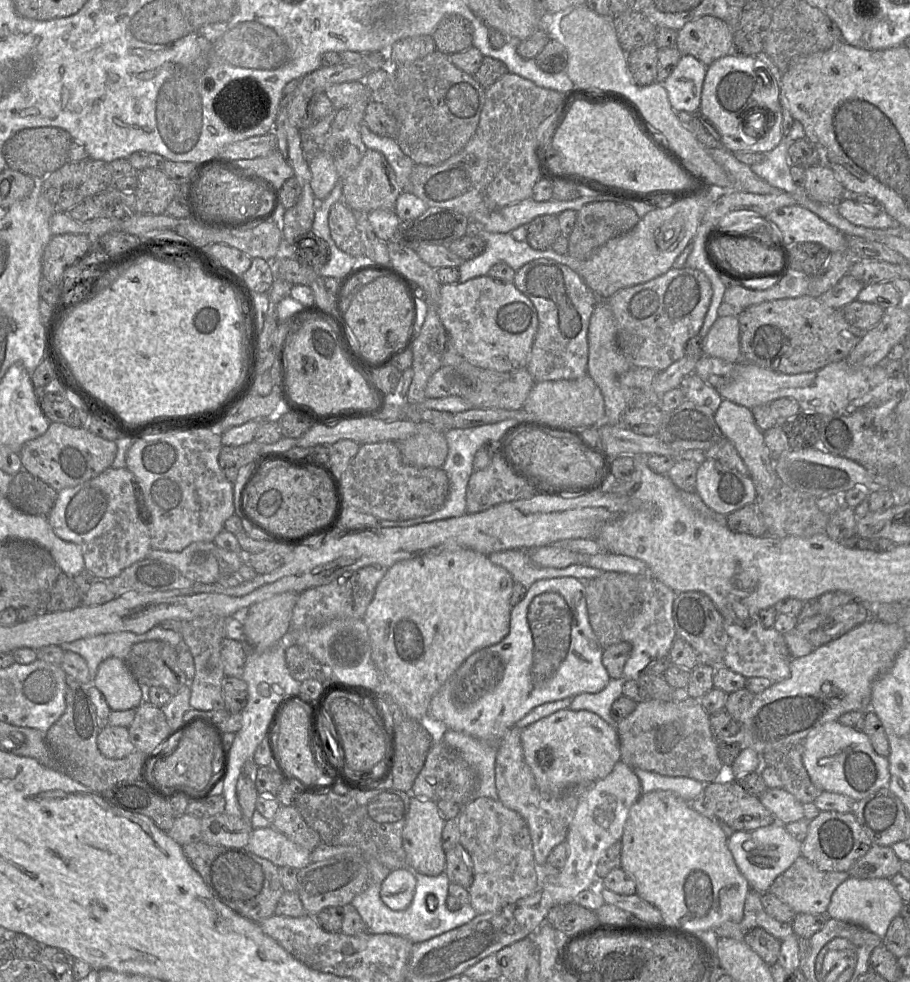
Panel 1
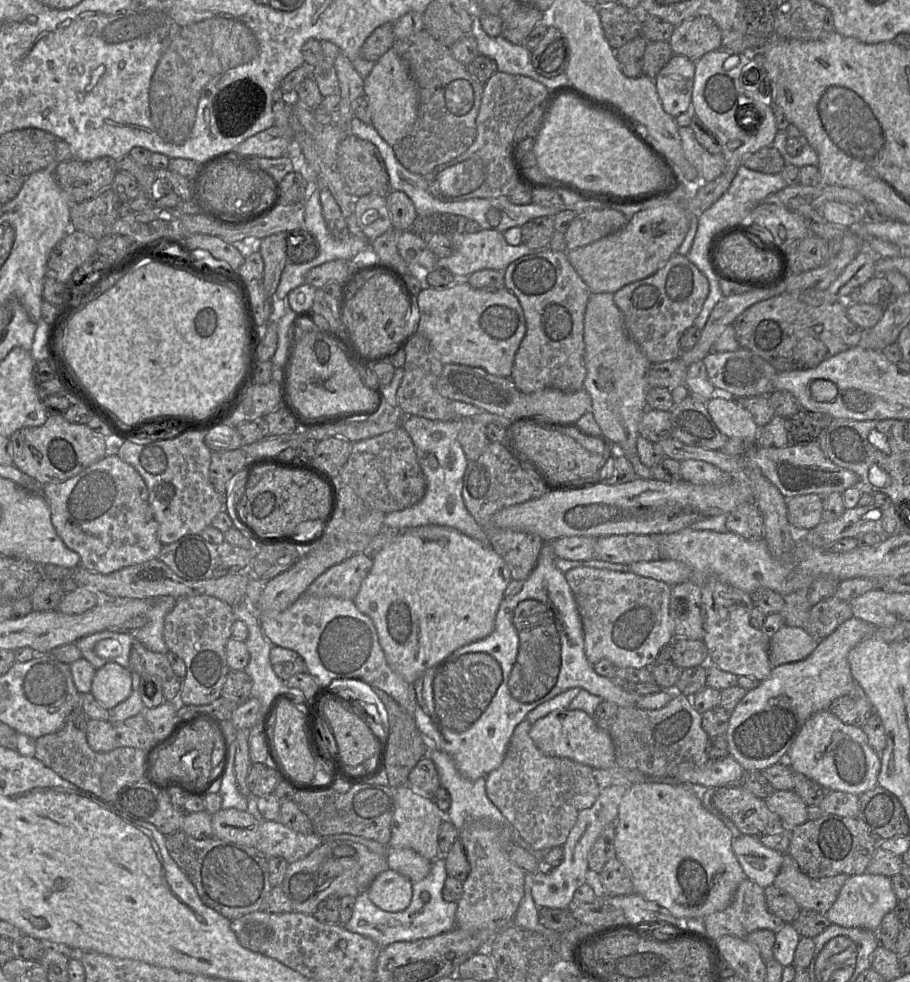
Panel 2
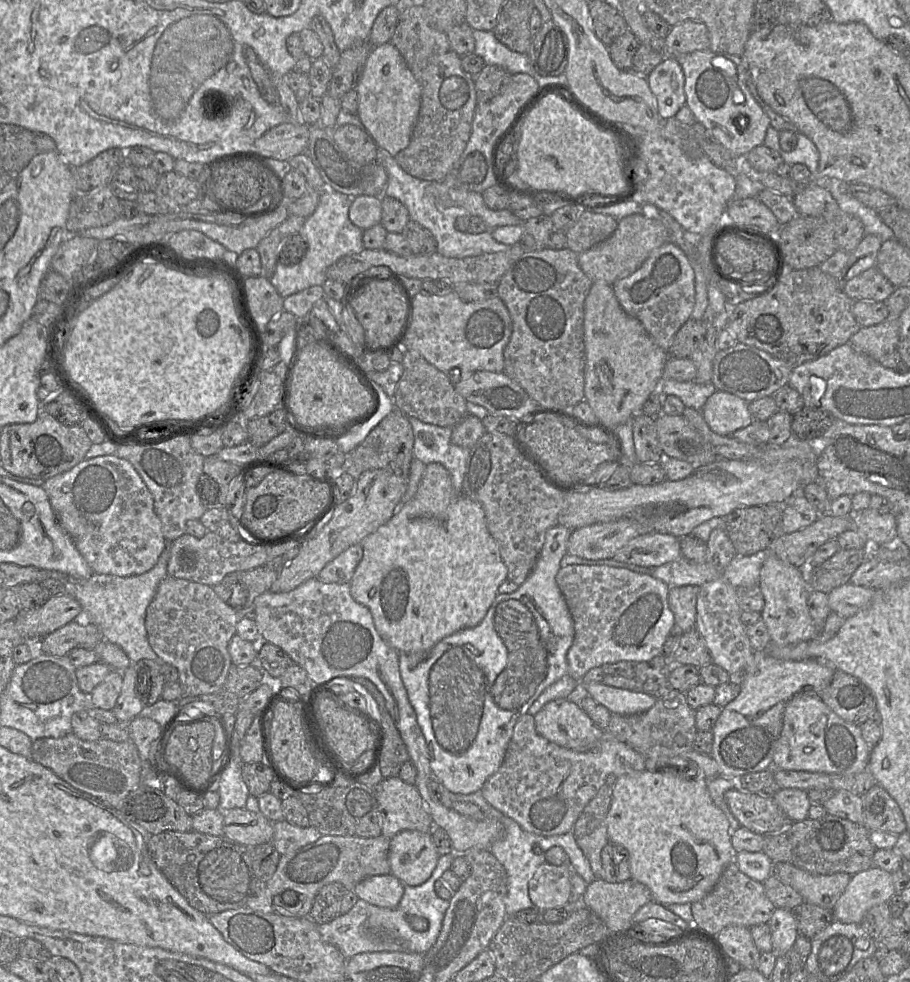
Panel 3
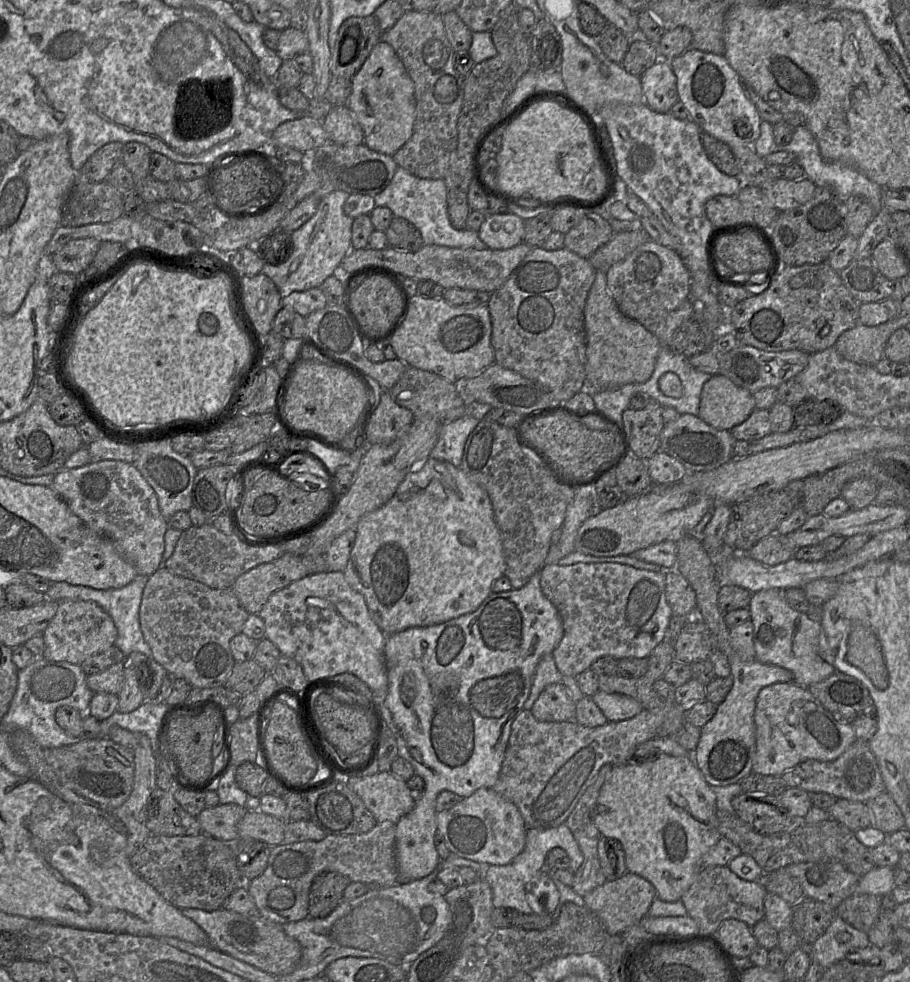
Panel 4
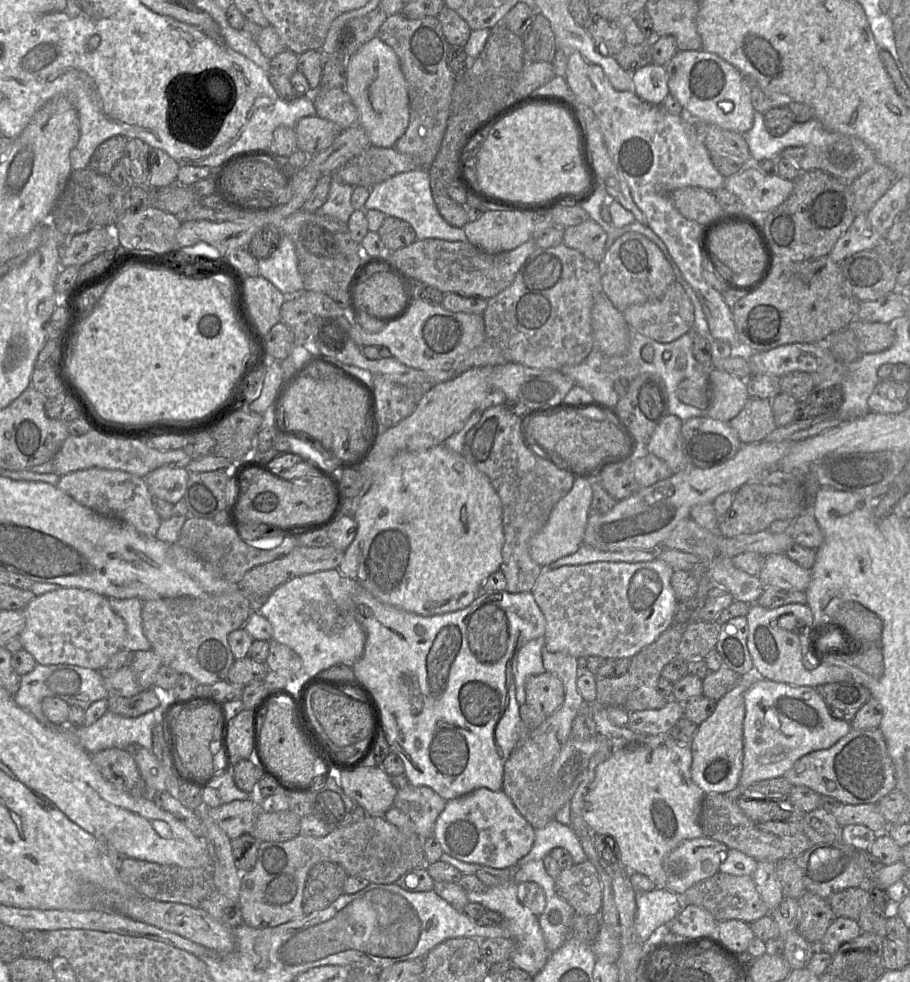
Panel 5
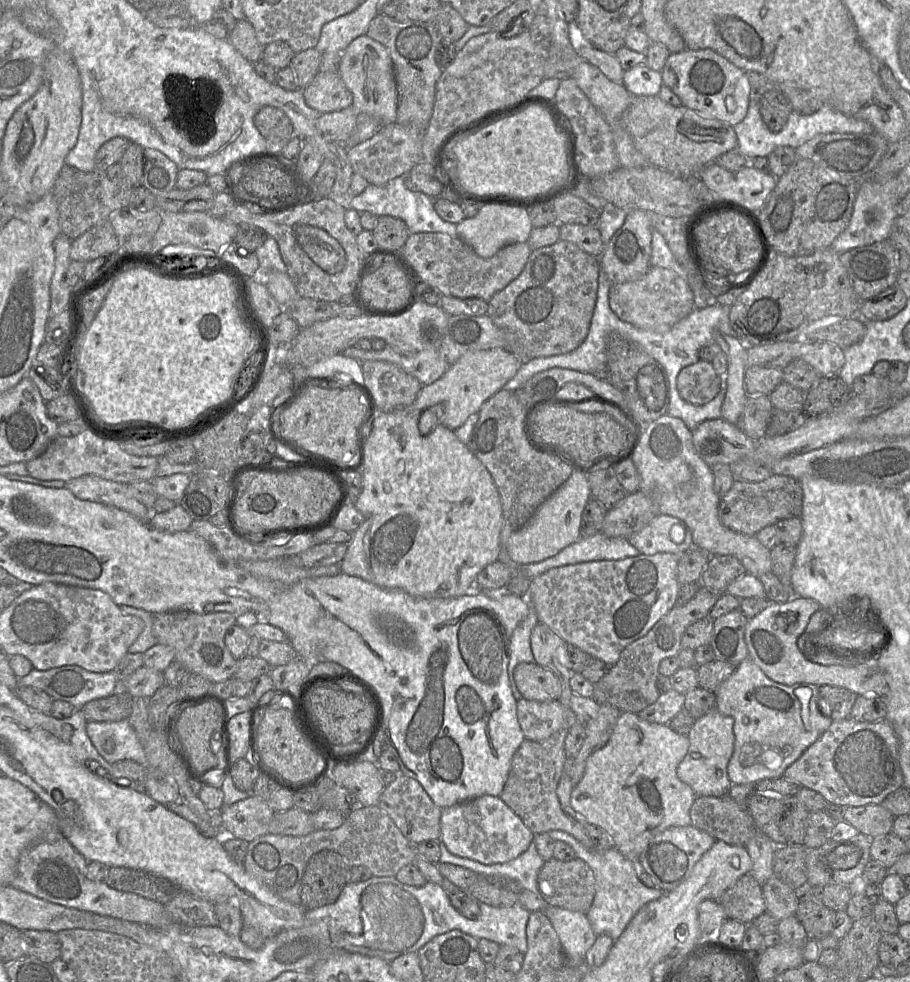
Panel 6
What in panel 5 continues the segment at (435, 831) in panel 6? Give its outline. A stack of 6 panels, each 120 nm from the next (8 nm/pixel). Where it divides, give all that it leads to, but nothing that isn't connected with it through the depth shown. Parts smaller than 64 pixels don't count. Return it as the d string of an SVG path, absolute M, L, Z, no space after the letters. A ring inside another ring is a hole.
M412 785L398 789L393 806L405 812L415 826L415 833L422 839L433 835L434 826L447 800L432 788Z

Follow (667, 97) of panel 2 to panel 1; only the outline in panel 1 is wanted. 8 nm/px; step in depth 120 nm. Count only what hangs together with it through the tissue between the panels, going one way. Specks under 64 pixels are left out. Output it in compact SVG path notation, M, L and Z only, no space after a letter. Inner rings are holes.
M683 55L673 72L663 82L674 111L699 110L707 66L691 55Z

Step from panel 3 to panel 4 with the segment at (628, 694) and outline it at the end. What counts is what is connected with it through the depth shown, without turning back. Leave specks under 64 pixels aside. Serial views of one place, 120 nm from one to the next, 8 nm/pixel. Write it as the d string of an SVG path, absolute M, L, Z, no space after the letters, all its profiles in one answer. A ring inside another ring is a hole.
M598 690L591 698L609 722L628 720L644 709L634 698L619 693Z

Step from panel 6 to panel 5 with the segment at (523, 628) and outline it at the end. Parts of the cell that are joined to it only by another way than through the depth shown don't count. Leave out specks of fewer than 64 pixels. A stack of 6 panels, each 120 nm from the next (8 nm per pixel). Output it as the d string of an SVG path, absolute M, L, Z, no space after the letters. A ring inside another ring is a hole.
M539 637L527 642L518 652L514 668L516 699L519 705L526 703L525 680L546 670L543 666L542 649L545 638Z

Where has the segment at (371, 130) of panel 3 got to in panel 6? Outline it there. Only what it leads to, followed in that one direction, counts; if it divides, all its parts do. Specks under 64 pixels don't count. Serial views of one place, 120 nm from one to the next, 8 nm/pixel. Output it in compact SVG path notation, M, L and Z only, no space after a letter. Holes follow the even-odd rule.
M367 35L352 41L342 53L340 77L353 95L353 107L378 118L383 124L397 120L397 86L389 51Z

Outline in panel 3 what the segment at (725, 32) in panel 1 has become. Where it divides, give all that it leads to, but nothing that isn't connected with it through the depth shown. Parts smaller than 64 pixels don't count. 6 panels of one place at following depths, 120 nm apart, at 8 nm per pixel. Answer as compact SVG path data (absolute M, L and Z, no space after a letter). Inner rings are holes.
M685 20L672 26L664 41L672 54L689 54L694 51L708 50L710 35L702 22Z

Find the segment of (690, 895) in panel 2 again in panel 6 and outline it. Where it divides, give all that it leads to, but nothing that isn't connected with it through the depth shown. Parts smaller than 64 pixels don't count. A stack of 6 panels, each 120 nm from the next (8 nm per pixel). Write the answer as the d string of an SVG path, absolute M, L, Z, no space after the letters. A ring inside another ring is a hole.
M622 712L617 719L607 744L589 756L586 761L582 779L573 787L571 791L570 805L577 812L577 819L581 819L583 822L596 825L604 830L612 839L614 848L616 848L623 856L635 862L638 868L638 856L652 837L669 827L691 825L690 808L697 795L694 793L692 788L682 782L676 774L677 766L685 757L688 748L688 737L674 732L669 725L657 724L643 720L636 713Z

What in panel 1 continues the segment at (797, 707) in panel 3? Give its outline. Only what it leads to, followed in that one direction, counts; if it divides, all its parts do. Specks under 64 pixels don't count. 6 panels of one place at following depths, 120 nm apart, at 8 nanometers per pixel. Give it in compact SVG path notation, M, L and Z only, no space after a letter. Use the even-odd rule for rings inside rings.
M838 721L826 722L809 732L803 740L802 761L810 780L821 791L844 794L856 801L888 788L890 782L887 757L874 751L862 730L854 730Z

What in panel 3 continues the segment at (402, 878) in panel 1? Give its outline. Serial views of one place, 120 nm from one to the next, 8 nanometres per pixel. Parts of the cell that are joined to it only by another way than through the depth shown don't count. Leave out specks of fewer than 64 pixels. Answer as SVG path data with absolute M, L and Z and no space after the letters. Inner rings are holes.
M392 873L366 878L354 887L354 892L374 906L393 909L404 893L404 884Z

